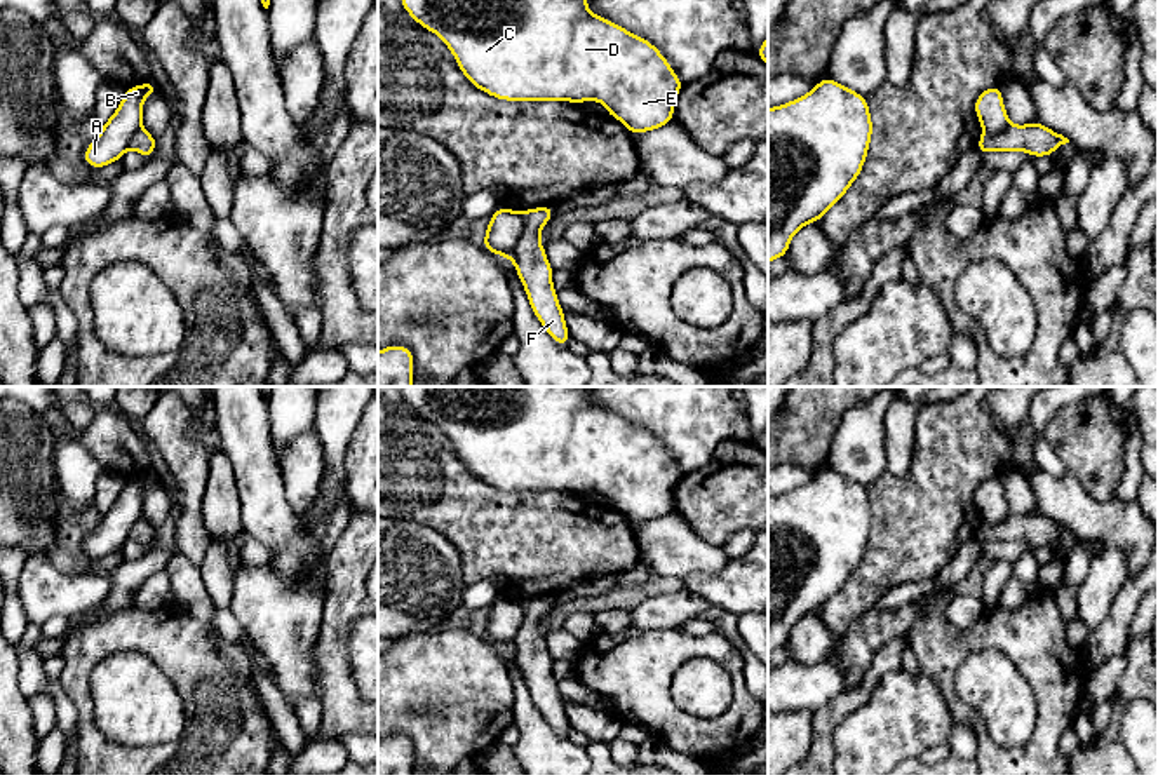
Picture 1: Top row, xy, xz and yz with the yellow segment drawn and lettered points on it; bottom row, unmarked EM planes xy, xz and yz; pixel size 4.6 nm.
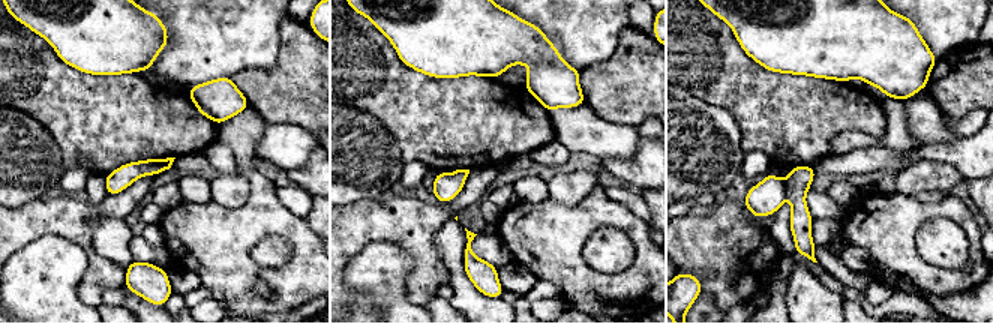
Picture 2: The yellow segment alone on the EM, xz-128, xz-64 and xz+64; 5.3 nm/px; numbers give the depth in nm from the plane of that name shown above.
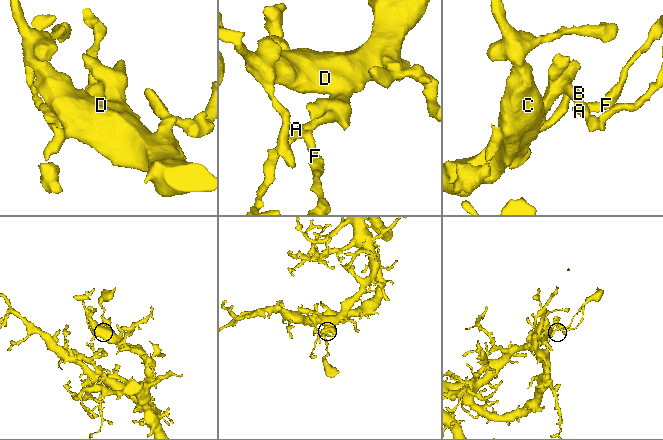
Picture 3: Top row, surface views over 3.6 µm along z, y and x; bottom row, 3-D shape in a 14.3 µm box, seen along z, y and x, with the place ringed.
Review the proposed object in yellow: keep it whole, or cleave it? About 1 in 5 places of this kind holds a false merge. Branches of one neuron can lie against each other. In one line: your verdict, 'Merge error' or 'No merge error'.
Merge error

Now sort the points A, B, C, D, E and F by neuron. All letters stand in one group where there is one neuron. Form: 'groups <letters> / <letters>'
groups A B C D E / F

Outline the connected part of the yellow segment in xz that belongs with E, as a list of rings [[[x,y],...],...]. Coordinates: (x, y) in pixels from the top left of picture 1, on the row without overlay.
[[[399,387],[404,401],[435,423],[453,442],[467,470],[502,491],[599,491],[629,522],[643,524],[674,510],[674,491],[683,479],[663,444],[587,397],[587,387]]]

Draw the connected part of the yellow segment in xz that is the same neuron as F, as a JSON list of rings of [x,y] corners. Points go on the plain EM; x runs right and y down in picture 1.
[[[543,596],[521,601],[524,620],[512,641],[512,653],[524,676],[529,697],[552,730],[568,737],[571,726],[566,718],[564,700],[557,691],[557,681],[552,674],[554,658],[547,650],[545,637],[540,632],[542,618],[550,611],[555,597]]]

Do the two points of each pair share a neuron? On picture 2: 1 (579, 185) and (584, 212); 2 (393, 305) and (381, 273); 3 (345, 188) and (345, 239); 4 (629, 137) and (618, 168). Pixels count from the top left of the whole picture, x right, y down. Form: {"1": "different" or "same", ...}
{"1": "different", "2": "same", "3": "different", "4": "different"}

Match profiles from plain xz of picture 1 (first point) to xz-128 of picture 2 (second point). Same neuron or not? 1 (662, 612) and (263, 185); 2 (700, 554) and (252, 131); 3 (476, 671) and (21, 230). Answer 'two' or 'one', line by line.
1: two
2: two
3: one

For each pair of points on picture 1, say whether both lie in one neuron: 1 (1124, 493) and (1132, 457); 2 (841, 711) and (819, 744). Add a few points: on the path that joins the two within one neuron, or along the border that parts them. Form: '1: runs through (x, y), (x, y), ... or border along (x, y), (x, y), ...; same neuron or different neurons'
1: runs through (1129, 485), (1132, 465); same neuron
2: runs through (833, 720), (822, 730), (822, 735); same neuron

